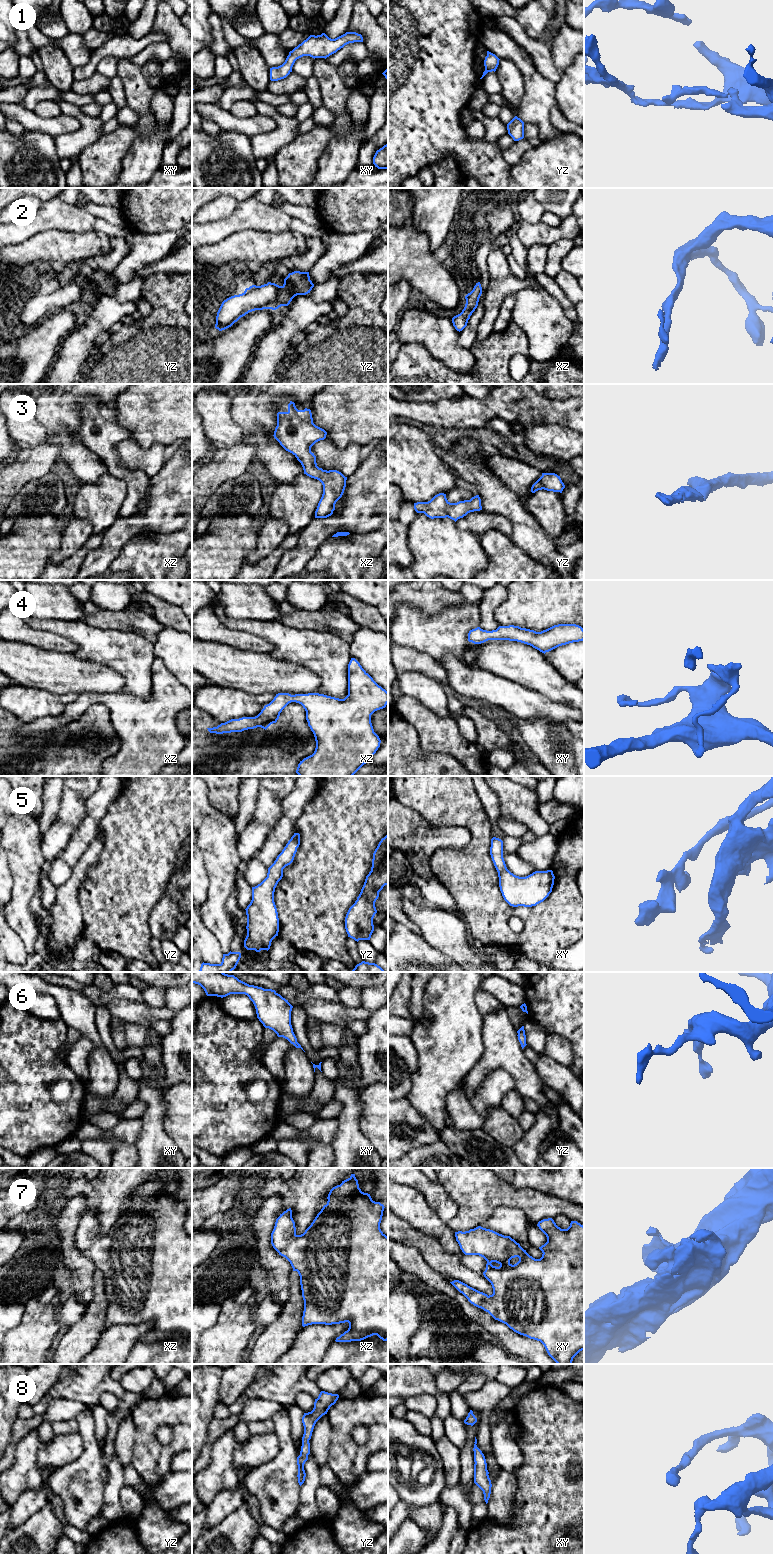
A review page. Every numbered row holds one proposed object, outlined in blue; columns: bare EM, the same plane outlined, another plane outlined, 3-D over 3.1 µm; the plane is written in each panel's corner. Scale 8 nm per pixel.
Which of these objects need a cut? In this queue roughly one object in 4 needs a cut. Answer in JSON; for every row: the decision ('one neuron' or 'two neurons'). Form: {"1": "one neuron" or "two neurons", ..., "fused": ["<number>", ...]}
{"1": "one neuron", "2": "one neuron", "3": "one neuron", "4": "one neuron", "5": "one neuron", "6": "one neuron", "7": "one neuron", "8": "one neuron", "fused": []}

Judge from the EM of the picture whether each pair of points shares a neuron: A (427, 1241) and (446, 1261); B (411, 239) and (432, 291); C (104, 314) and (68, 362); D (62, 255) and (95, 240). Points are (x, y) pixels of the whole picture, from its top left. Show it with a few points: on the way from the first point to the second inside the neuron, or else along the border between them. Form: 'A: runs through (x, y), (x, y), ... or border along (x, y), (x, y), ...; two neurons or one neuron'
A: runs through (431, 1246), (441, 1256); one neuron
B: runs through (411, 252), (411, 259), (428, 278); one neuron
C: runs through (97, 326), (74, 350); one neuron
D: runs through (70, 247), (87, 245); one neuron

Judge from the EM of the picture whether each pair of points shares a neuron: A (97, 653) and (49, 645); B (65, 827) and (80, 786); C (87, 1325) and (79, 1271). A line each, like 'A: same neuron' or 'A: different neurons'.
A: different neurons
B: same neuron
C: different neurons

